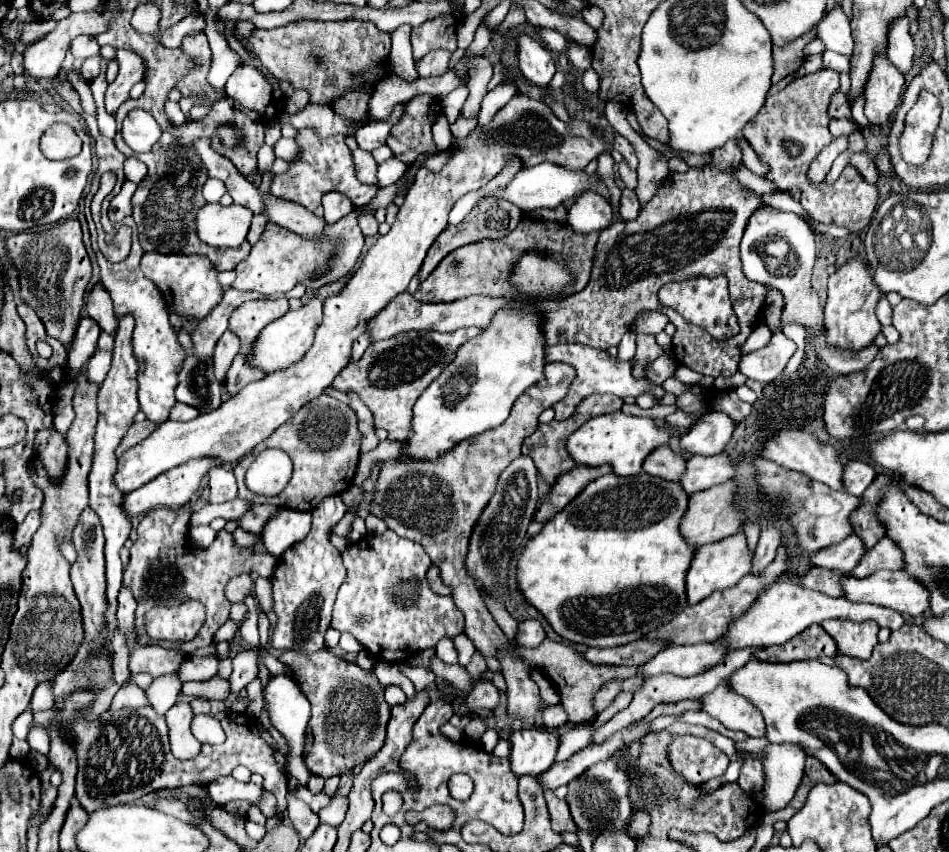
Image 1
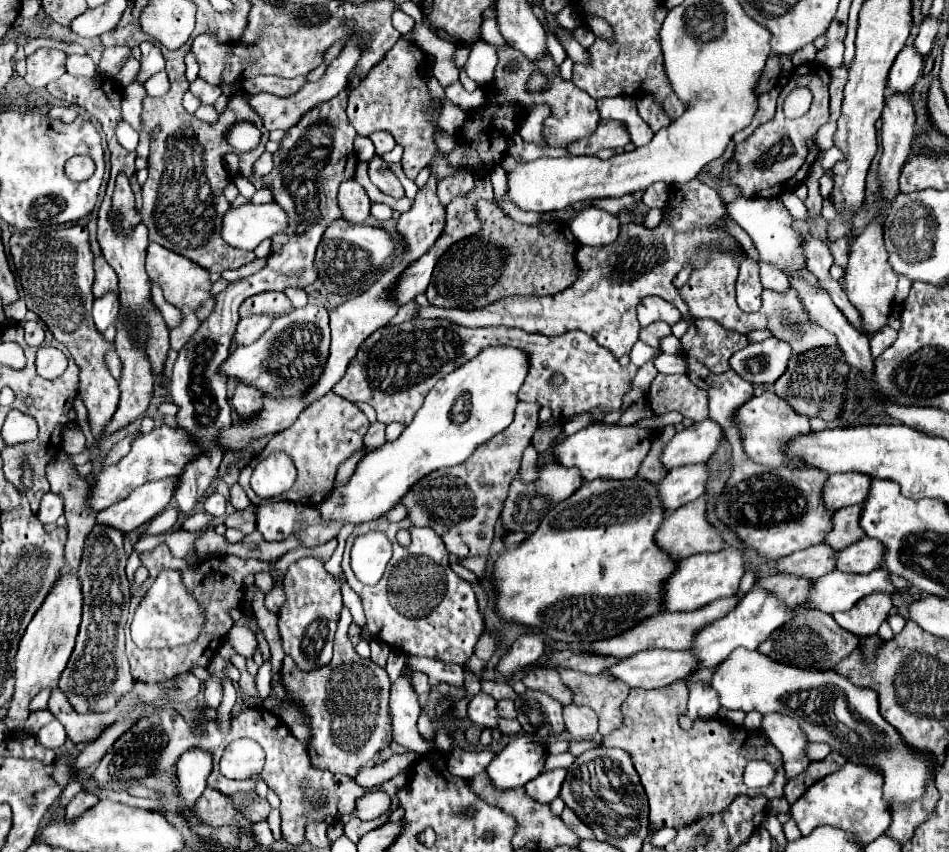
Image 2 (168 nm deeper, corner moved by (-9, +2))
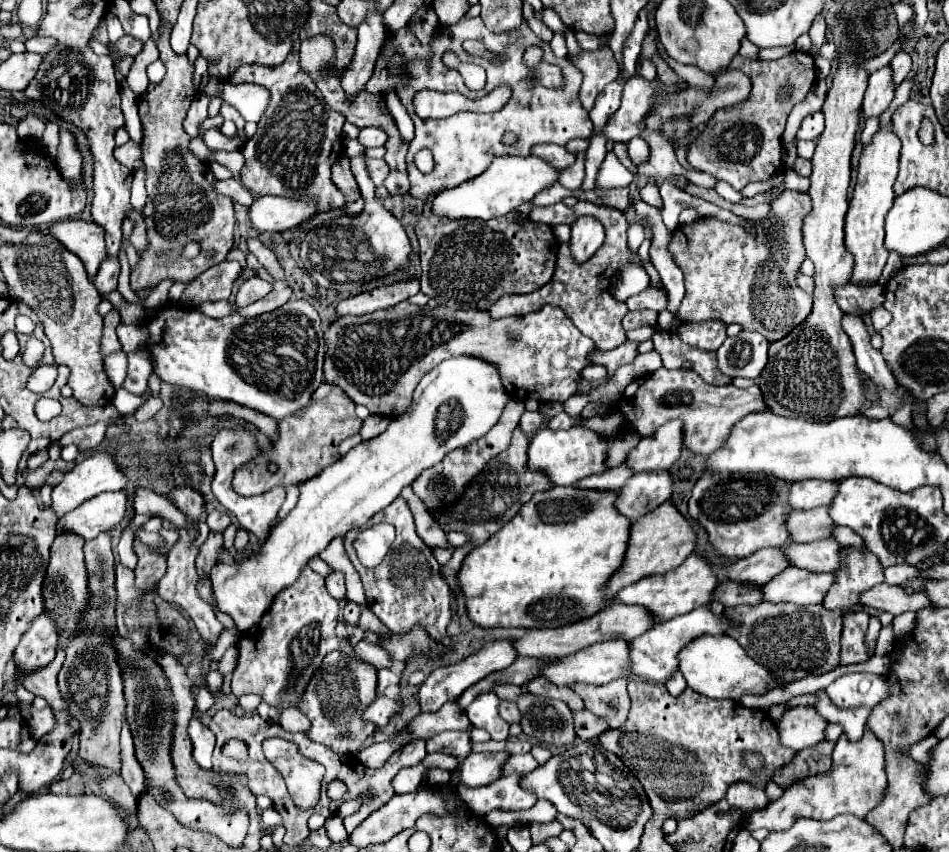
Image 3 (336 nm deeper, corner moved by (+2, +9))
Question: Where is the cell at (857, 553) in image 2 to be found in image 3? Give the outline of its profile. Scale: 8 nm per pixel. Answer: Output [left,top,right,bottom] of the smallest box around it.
[786,537,842,573]

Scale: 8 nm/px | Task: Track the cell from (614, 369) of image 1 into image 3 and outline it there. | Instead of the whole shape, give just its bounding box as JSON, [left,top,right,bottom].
[324,301,594,417]

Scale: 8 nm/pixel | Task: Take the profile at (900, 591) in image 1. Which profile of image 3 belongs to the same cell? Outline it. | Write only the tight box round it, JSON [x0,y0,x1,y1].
[764,567,836,605]

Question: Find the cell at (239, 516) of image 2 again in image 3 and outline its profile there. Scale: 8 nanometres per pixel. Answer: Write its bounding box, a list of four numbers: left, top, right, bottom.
[206,511,232,533]

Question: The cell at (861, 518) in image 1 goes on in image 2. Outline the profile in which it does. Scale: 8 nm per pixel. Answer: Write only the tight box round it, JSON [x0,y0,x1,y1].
[825,504,865,550]

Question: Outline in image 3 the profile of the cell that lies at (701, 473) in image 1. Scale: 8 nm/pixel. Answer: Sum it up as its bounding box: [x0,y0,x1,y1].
[616,471,674,521]

